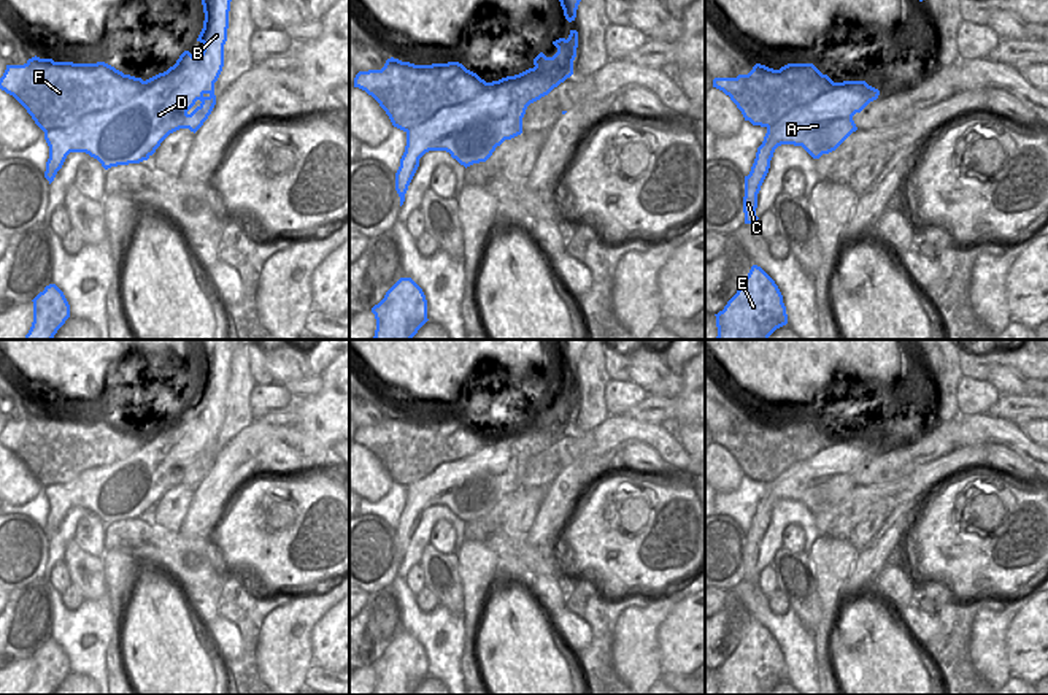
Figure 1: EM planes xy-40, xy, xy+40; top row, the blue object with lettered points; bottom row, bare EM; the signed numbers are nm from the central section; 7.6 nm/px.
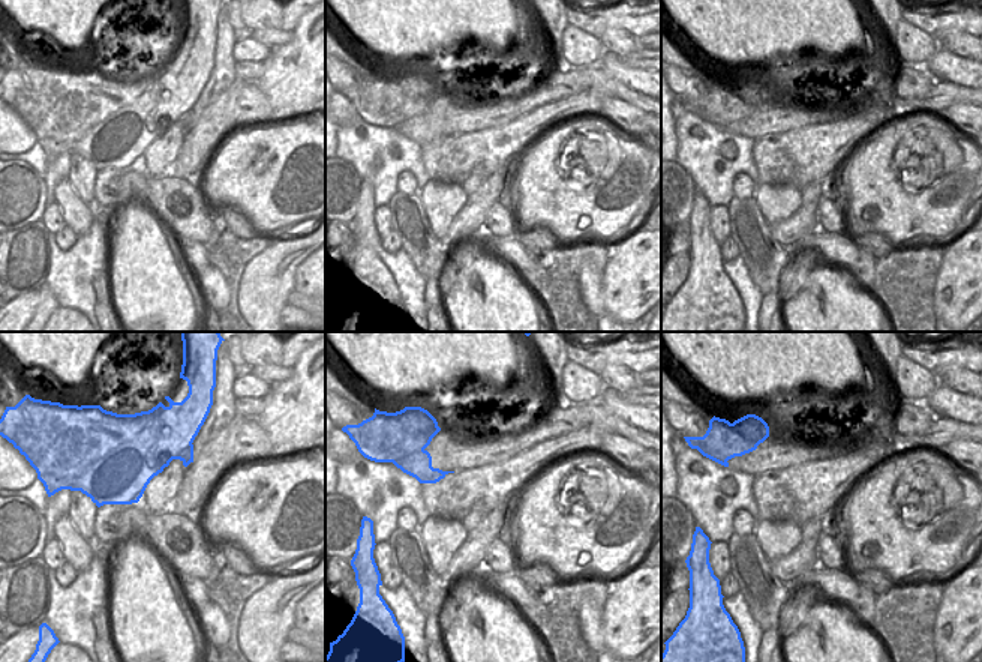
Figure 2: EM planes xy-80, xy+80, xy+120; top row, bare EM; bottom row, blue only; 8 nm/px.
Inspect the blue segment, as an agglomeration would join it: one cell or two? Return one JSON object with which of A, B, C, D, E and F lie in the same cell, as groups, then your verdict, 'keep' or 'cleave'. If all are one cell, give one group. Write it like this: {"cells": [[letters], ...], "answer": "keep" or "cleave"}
{"cells": [["A", "B", "C", "D", "E"], ["F"]], "answer": "cleave"}

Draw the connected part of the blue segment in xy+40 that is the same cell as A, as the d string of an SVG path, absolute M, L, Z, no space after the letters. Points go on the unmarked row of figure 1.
M865 436L834 438L829 447L811 459L794 463L778 479L767 482L751 527L745 532L745 579L757 582L757 549L778 501L802 501L813 514L835 506L857 486L853 471L877 455L878 451L880 446Z

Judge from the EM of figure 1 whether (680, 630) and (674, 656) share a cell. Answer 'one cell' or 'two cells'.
one cell

